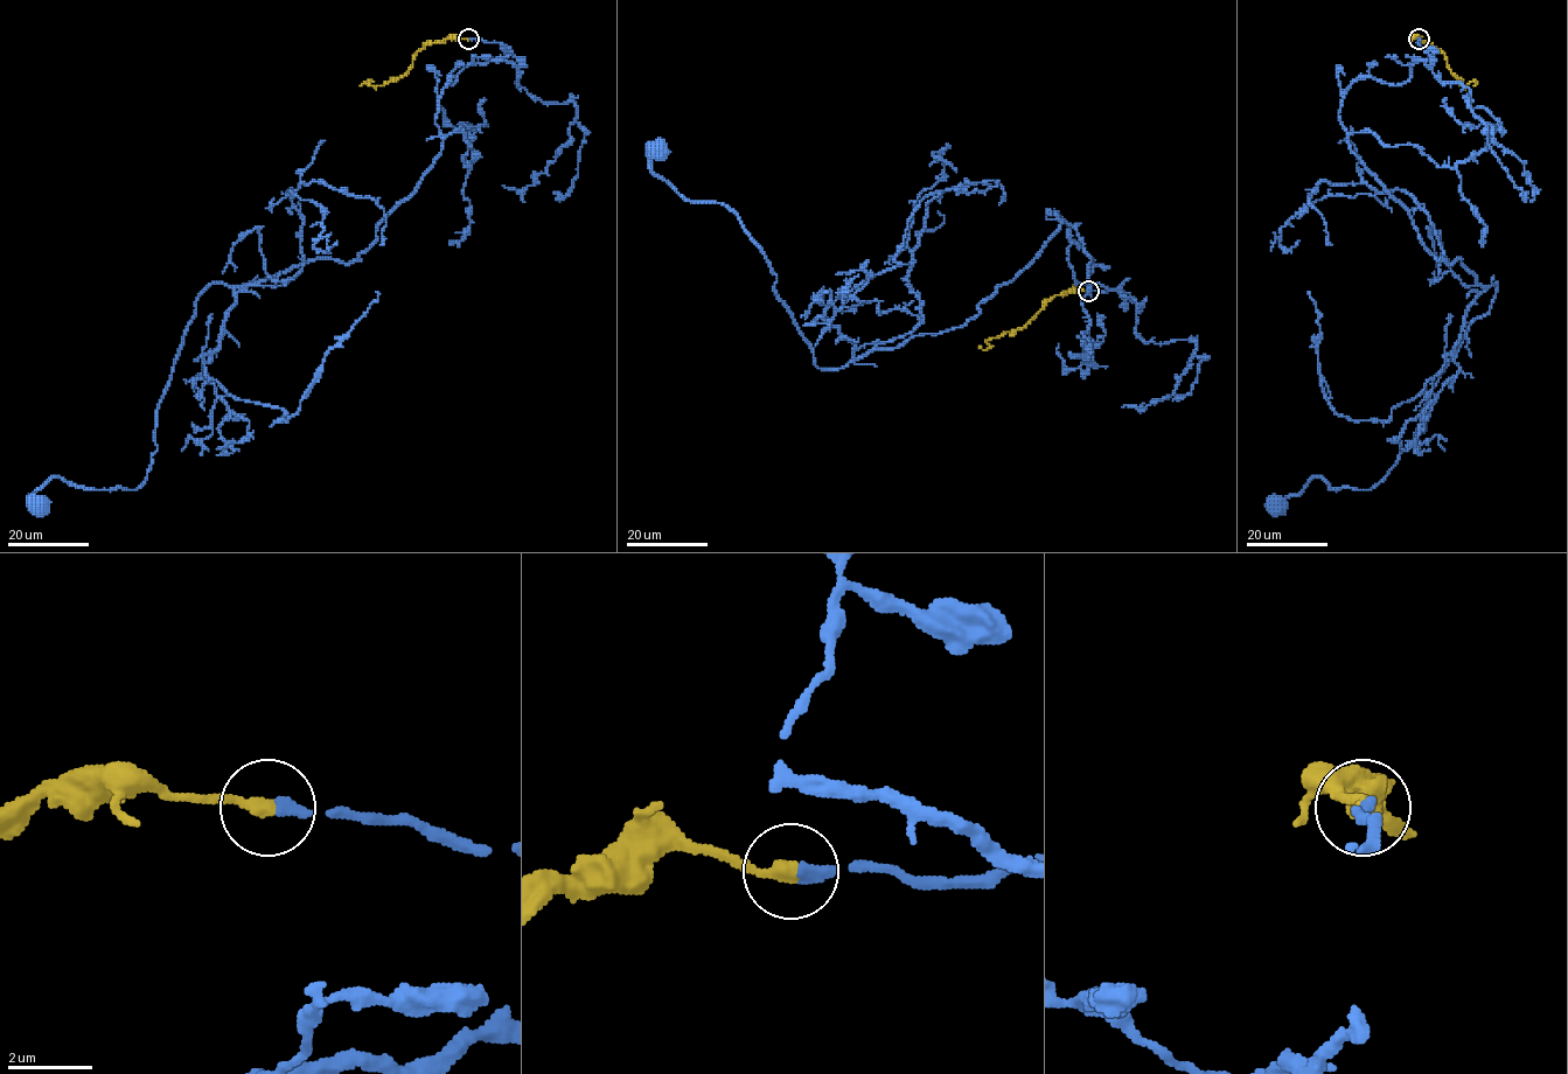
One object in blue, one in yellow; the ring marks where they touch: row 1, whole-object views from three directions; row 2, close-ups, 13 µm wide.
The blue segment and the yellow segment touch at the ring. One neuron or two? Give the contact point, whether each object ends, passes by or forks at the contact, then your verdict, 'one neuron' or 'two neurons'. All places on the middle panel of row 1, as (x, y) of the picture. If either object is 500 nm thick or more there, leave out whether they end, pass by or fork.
(1088, 291) | blue ends | yellow ends | one neuron

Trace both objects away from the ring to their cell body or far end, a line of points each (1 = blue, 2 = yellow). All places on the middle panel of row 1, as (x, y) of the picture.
1: (1088, 291), (1140, 305), (1078, 284), (1056, 211), (963, 323), (824, 370), (740, 218), (677, 193), (659, 151)
2: (1088, 291), (1071, 290), (1054, 294), (1023, 327), (985, 341), (989, 347), (985, 349), (980, 347)

